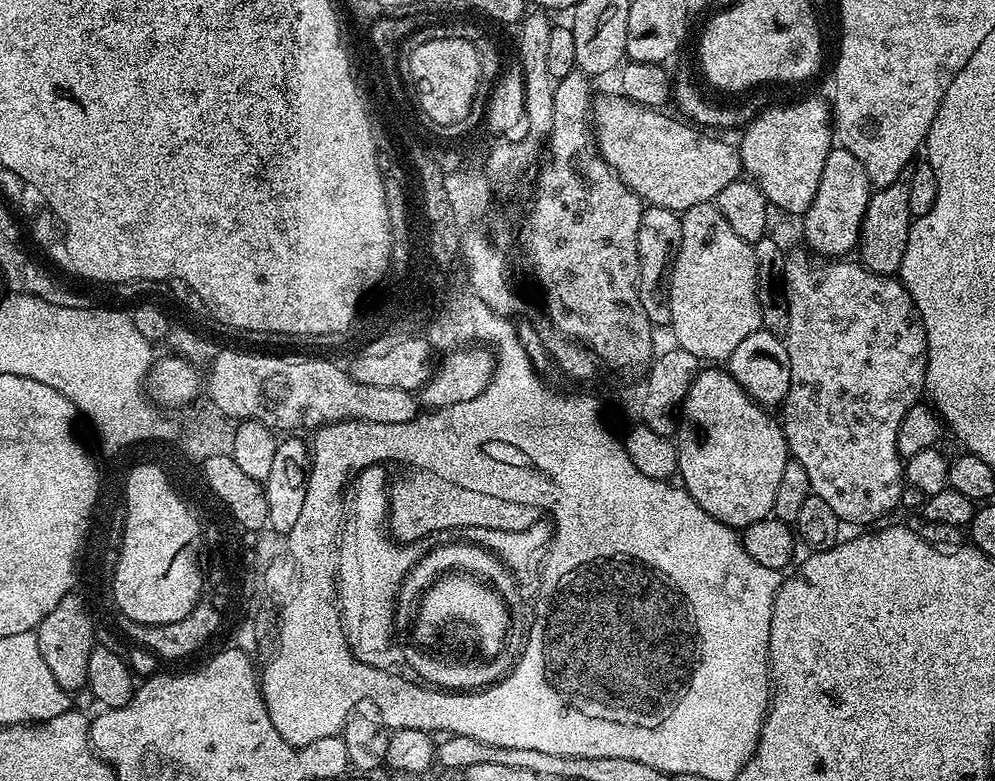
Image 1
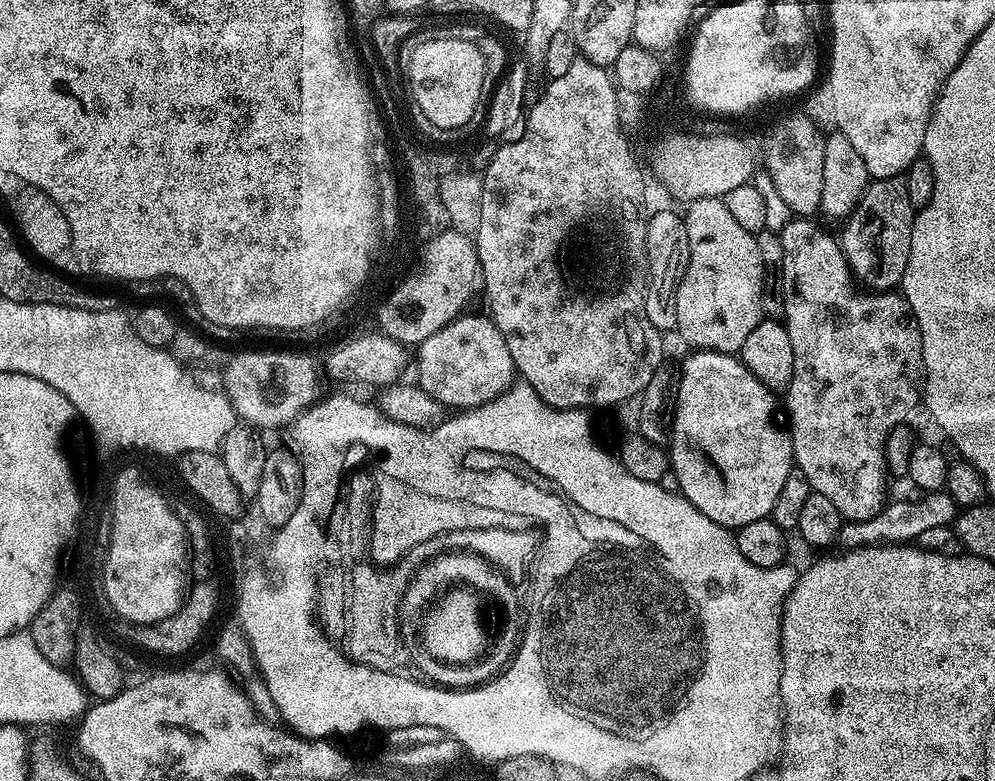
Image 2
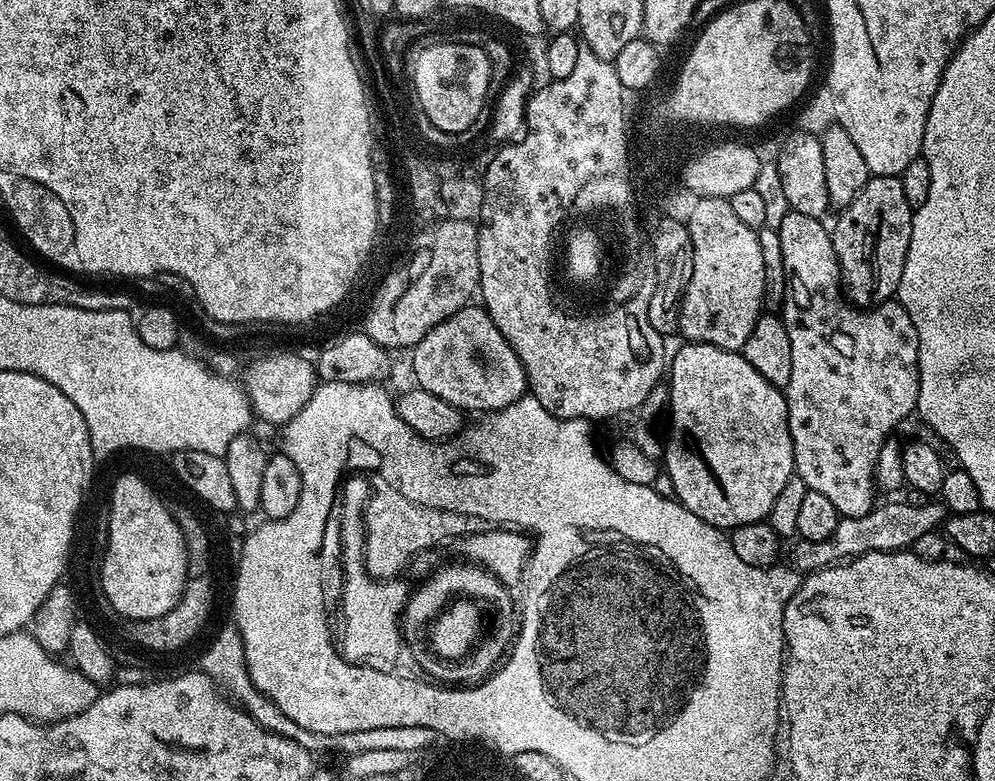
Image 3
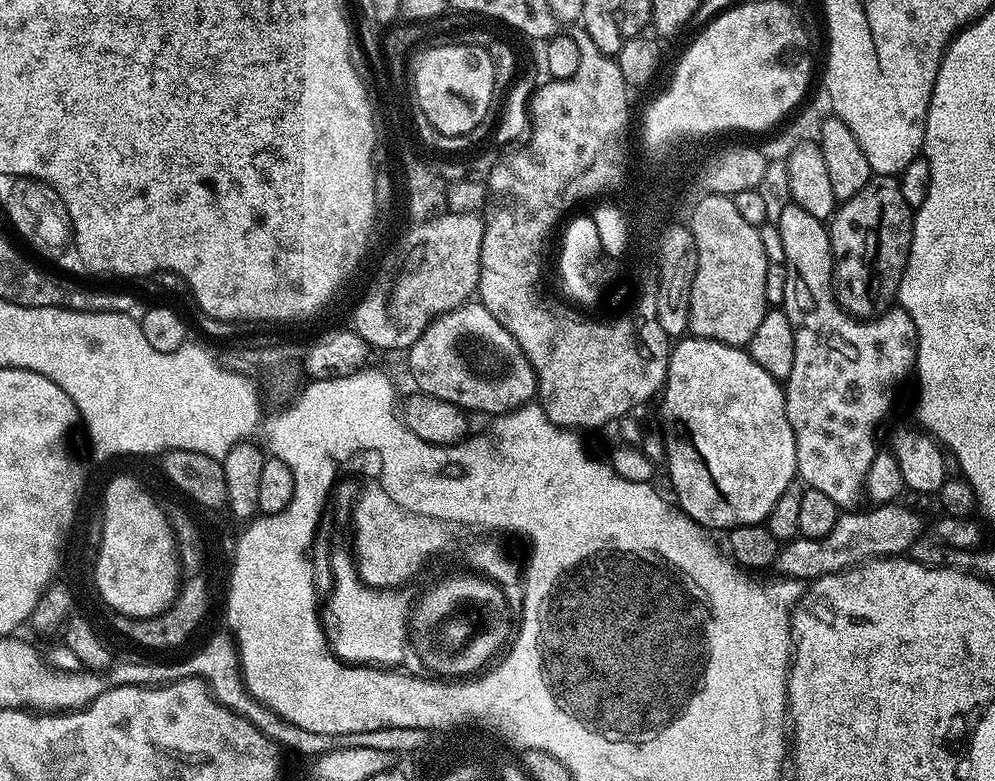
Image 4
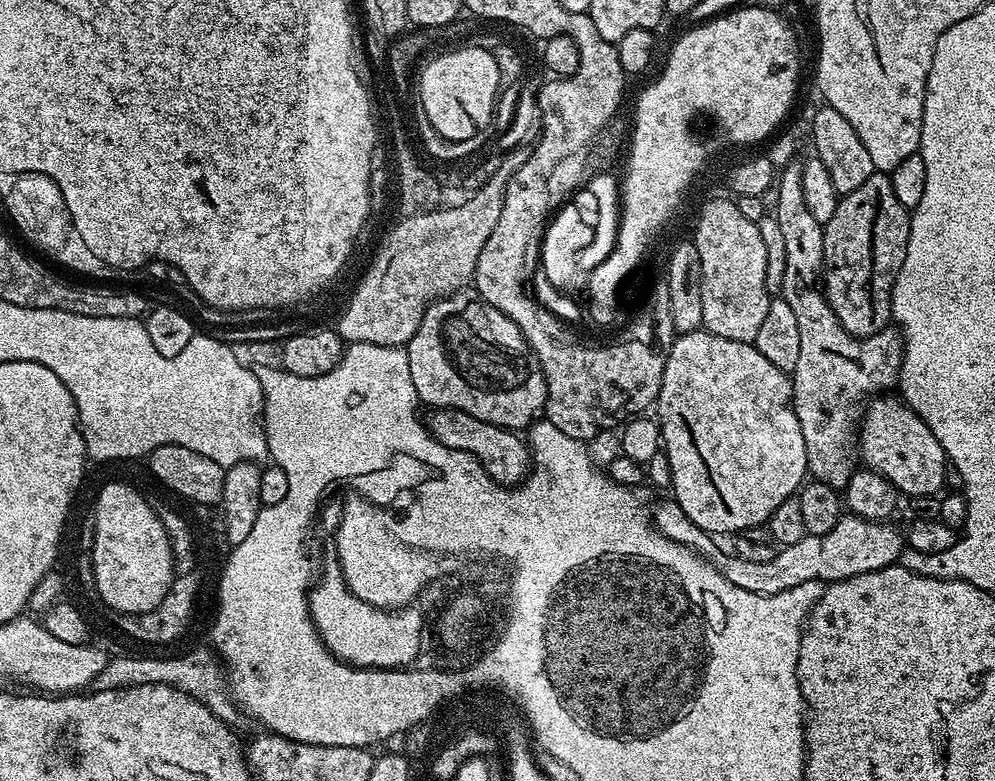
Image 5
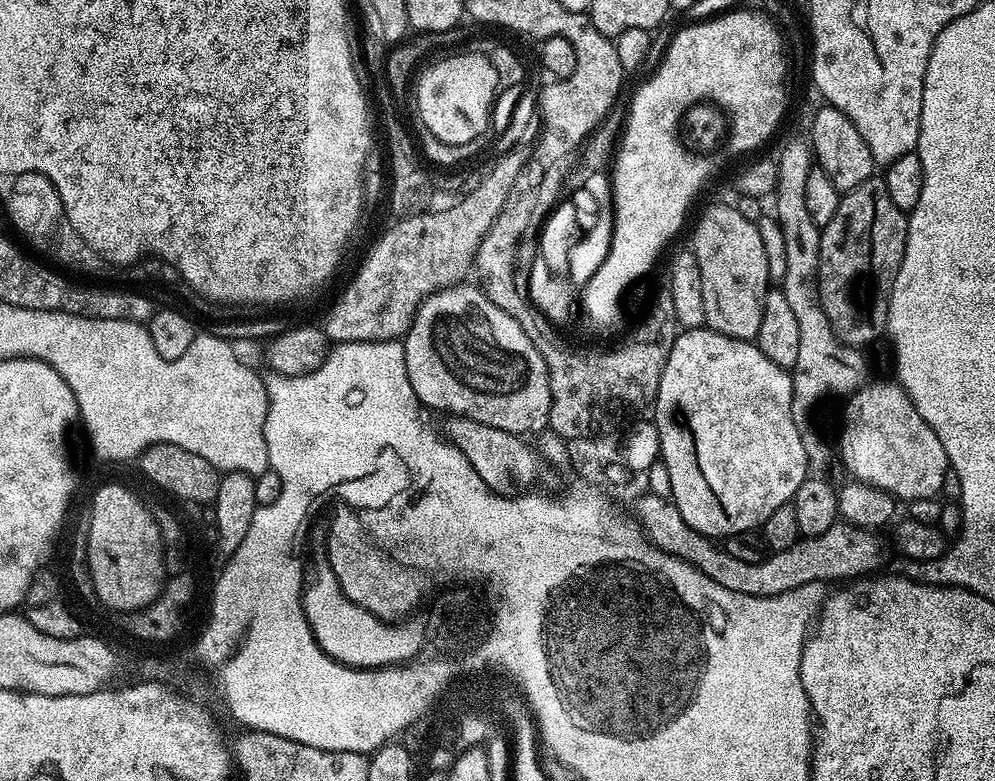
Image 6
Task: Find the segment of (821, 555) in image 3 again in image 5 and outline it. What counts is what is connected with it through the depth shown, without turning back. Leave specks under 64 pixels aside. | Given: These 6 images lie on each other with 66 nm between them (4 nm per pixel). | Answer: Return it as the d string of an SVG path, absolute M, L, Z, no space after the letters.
M668 498L665 504L658 505L656 512L654 508L654 523L657 530L666 538L686 546L692 552L698 553L703 560L714 565L718 570L718 574L722 574L722 578L726 578L726 582L732 582L734 586L739 586L742 590L750 590L750 594L762 594L763 596L782 594L782 590L794 590L794 586L802 586L802 582L814 582L815 580L835 582L846 578L854 578L858 574L889 568L890 565L897 563L901 559L906 548L905 533L901 529L899 532L894 526L895 523L882 520L863 520L851 514L844 514L841 515L840 520L834 526L834 530L829 530L826 534L818 534L817 536L806 534L798 542L785 544L774 554L774 558L770 558L770 562L749 562L733 556L731 551L724 549L723 552L712 541L715 539L709 533L703 532L694 522L690 522L690 518L686 518L682 506L678 506L675 498Z

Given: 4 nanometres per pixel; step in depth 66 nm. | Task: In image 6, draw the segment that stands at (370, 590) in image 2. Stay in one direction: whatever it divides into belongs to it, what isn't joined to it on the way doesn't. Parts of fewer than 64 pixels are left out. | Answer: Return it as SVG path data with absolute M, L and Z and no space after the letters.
M319 551L312 563L310 575L302 589L304 616L314 638L324 653L339 664L350 668L374 669L402 665L421 655L417 649L420 640L418 627L400 628L399 623L389 622L358 606L342 590L338 578L328 561L328 551Z

